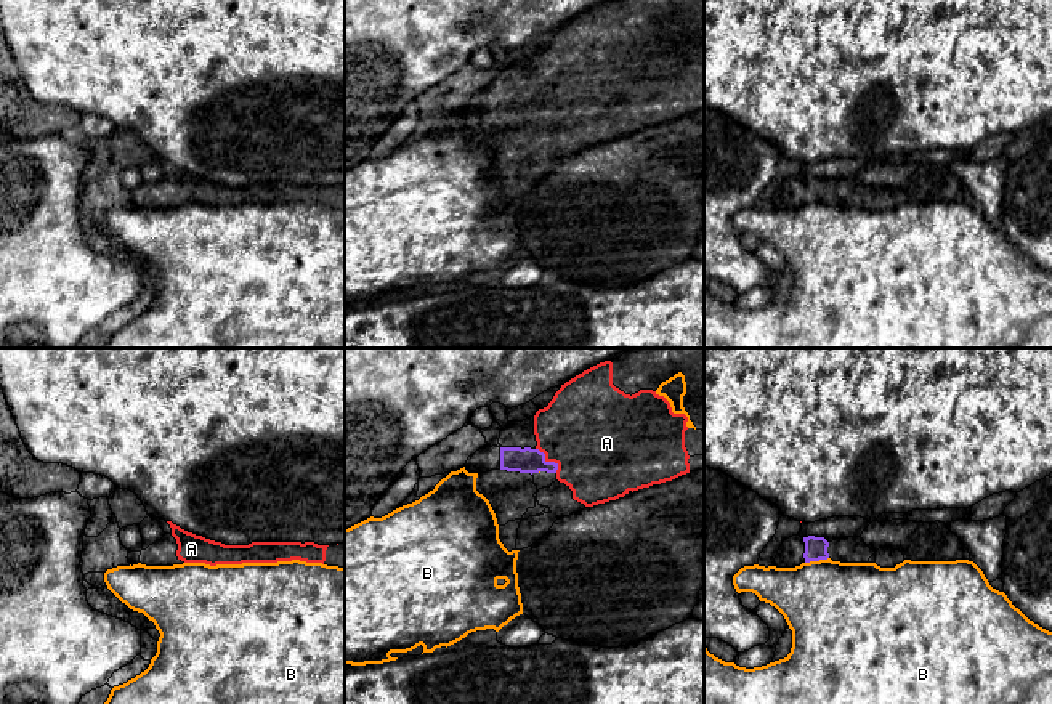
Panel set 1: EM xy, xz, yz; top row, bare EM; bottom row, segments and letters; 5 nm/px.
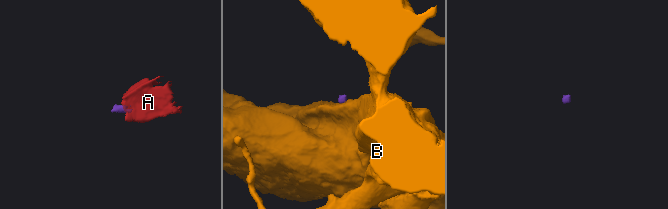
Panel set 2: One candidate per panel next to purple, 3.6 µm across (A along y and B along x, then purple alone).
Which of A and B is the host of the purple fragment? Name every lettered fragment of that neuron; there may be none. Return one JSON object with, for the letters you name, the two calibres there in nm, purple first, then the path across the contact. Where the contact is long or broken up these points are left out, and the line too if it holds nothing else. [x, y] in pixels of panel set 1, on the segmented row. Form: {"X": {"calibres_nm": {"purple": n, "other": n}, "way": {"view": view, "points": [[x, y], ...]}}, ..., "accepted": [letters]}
{"A": {"calibres_nm": {"purple": 130, "other": 460}, "way": {"view": "xz", "points": [[512, 459], [549, 462], [587, 430]]}}, "accepted": ["A"]}

